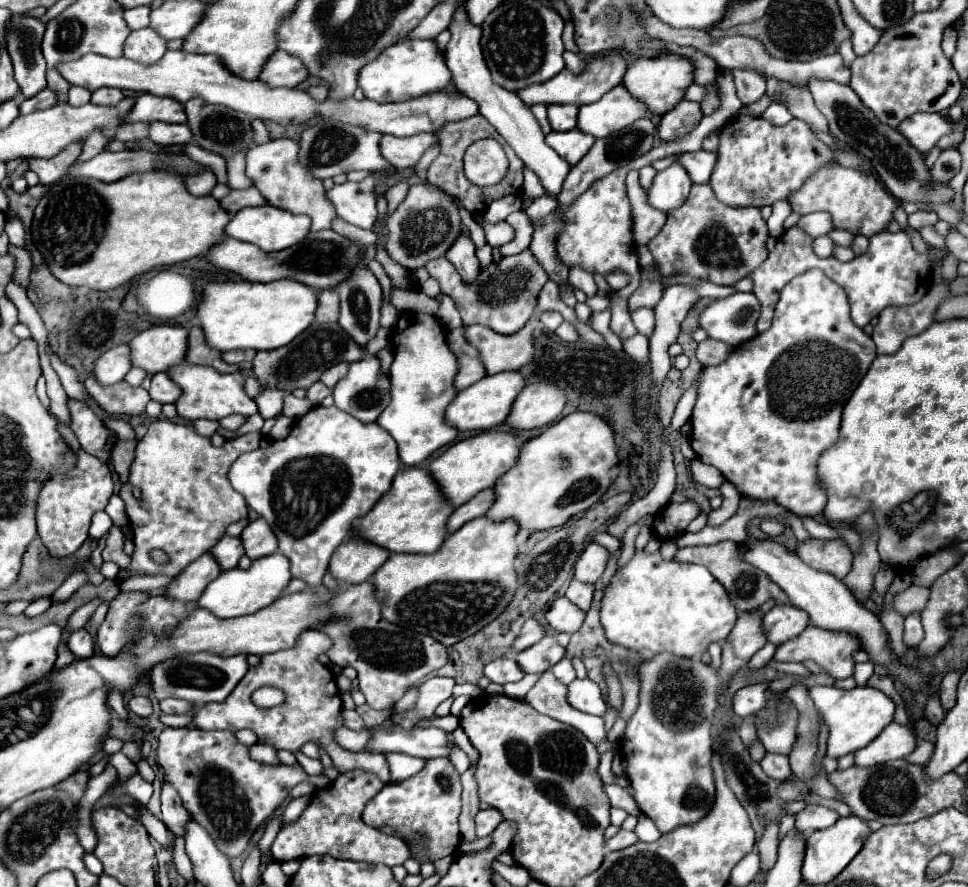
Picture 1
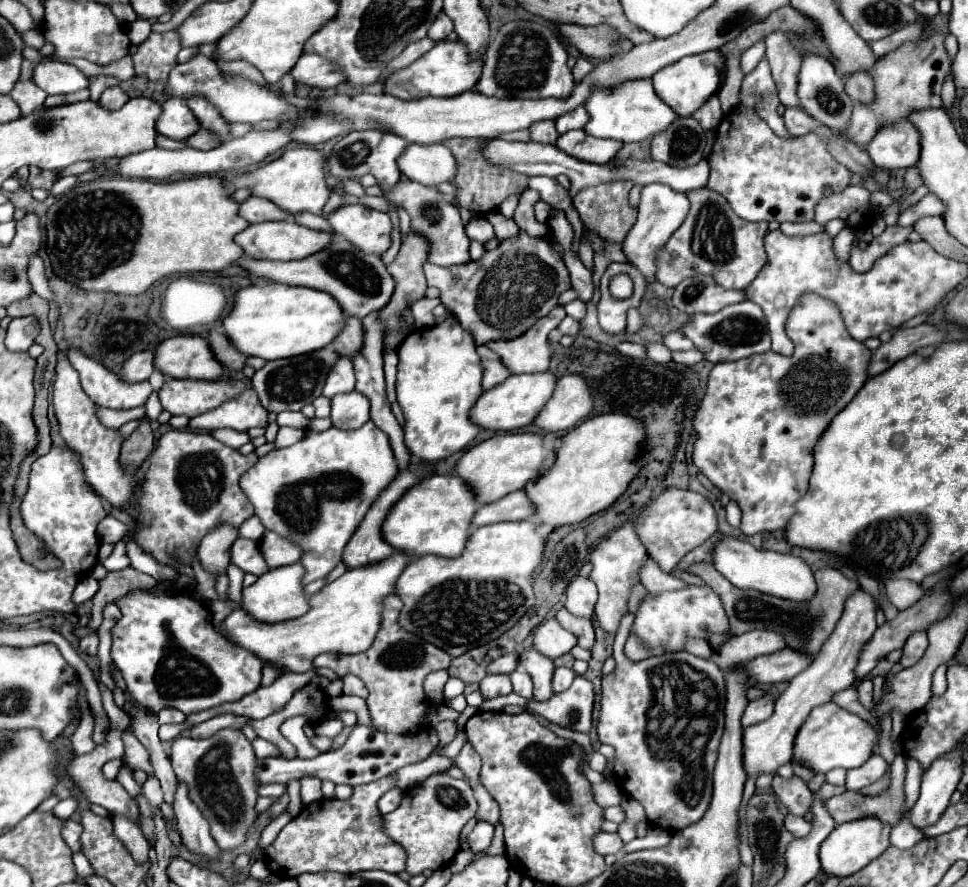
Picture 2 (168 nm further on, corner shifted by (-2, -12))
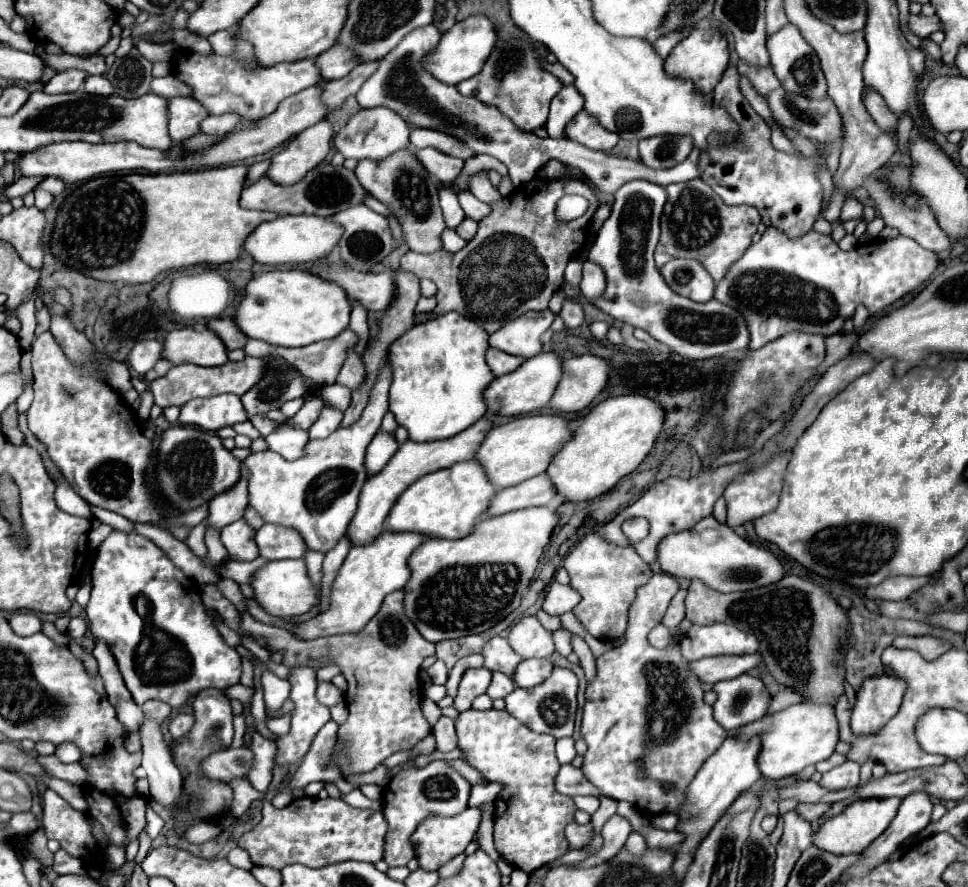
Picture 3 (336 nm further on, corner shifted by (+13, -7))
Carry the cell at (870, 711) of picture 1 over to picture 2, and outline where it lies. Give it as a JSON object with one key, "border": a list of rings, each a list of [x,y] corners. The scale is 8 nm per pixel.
{"border":[[[827,702],[827,704],[815,706],[807,722],[801,726],[795,738],[793,760],[823,774],[833,768],[851,770],[869,760],[877,742],[879,742],[879,730],[875,726],[871,726],[861,716],[837,706],[835,702]]]}

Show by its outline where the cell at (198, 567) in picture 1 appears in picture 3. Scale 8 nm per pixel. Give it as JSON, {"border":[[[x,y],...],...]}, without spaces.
{"border":[[[242,467],[242,475],[238,483],[210,501],[208,525],[224,527],[232,521],[238,521],[242,519],[246,507],[248,507],[248,469]]]}

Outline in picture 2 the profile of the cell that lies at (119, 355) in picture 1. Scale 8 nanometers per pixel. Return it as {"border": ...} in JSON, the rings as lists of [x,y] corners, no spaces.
{"border":[[[137,352],[125,360],[119,368],[119,378],[123,382],[143,382],[153,372],[153,352]]]}

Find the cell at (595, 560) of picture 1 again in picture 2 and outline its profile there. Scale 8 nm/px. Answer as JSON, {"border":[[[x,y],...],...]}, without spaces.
{"border":[[[577,576],[567,588],[565,608],[575,616],[591,616],[597,602],[597,586],[587,576]]]}

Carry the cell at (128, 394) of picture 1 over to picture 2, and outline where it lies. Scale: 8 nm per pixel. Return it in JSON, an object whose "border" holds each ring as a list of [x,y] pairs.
{"border":[[[69,350],[69,362],[79,372],[85,394],[97,404],[111,410],[129,410],[143,406],[153,392],[149,382],[125,384],[117,374],[109,372],[101,362],[85,356],[79,350]]]}

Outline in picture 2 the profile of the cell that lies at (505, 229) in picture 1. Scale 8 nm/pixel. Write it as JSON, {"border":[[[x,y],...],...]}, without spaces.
{"border":[[[471,218],[471,222],[465,226],[465,232],[467,232],[469,240],[477,240],[481,244],[487,244],[489,240],[495,238],[493,226],[489,224],[487,218]]]}

